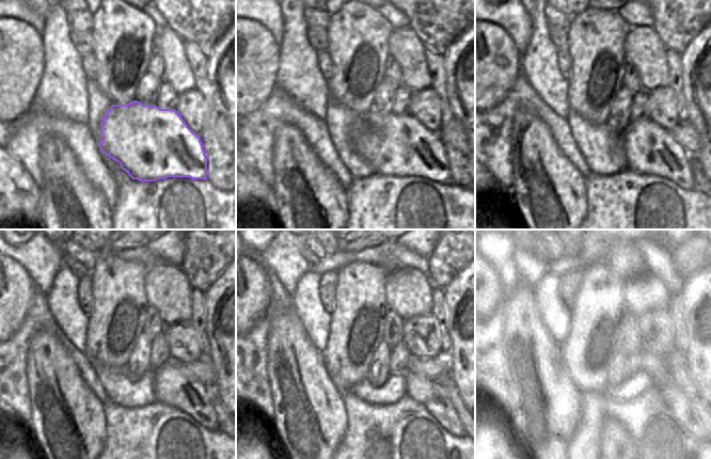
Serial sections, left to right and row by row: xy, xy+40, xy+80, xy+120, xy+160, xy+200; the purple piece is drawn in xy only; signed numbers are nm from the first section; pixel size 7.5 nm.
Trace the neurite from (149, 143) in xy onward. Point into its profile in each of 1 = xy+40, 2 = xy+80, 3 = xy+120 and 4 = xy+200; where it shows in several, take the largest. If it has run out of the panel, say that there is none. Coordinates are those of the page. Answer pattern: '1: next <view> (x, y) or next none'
1: next xy+40 (399, 145)
2: next xy+80 (650, 149)
3: next xy+120 (171, 388)
4: next xy+200 (679, 405)

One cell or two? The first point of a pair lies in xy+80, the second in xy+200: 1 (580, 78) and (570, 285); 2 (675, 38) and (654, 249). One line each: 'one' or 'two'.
1: two
2: two

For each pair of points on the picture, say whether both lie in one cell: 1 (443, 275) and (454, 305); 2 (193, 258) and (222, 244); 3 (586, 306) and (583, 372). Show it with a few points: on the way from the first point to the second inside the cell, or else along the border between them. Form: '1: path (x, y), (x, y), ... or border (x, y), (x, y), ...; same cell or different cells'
1: border (463, 268), (443, 289); different cells
2: path (201, 258), (215, 251); same cell
3: path (586, 322), (586, 344), (583, 355); same cell

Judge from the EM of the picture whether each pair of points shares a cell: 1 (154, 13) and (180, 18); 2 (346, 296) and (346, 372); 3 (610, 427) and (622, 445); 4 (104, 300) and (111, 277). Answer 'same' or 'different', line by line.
1: different
2: same
3: same
4: same

